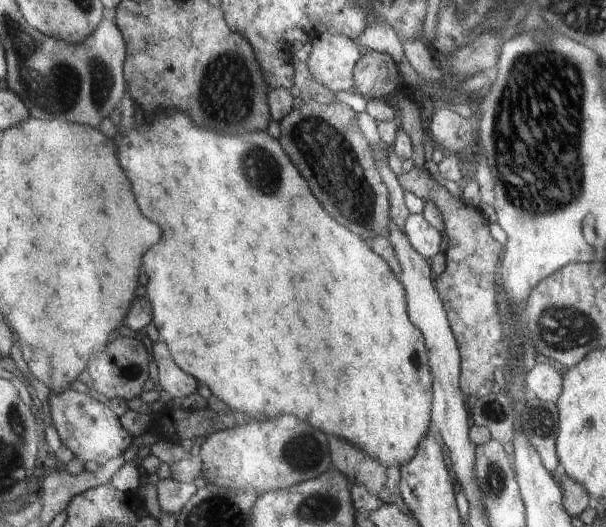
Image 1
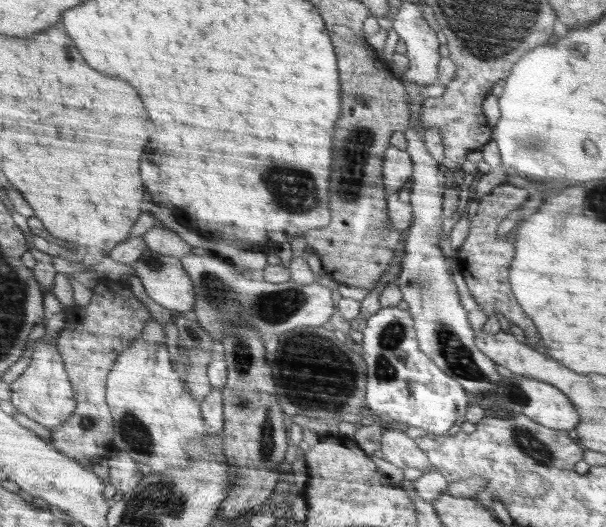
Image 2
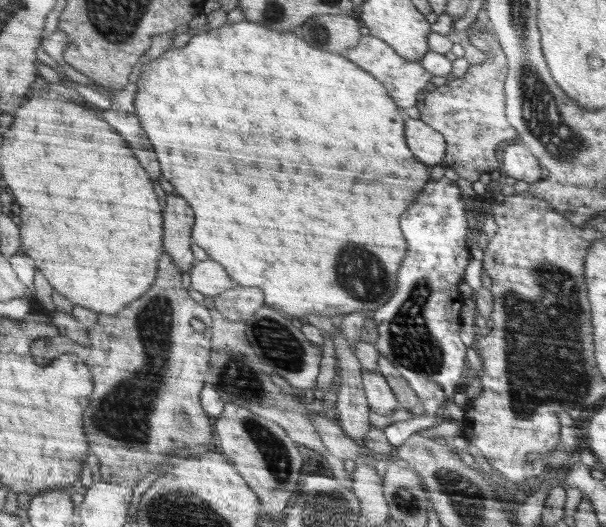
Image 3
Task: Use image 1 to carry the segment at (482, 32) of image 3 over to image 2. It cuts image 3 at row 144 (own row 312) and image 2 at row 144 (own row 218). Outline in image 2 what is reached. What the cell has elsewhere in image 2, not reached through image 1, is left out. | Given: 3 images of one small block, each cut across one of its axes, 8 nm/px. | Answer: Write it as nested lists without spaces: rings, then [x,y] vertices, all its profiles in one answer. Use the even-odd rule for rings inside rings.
[[[453,79],[447,84],[442,97],[428,97],[421,104],[420,122],[426,129],[438,127],[441,130],[445,157],[452,162],[464,162],[469,152],[481,150],[493,137],[482,112],[482,102],[492,88],[494,84],[454,84]]]

